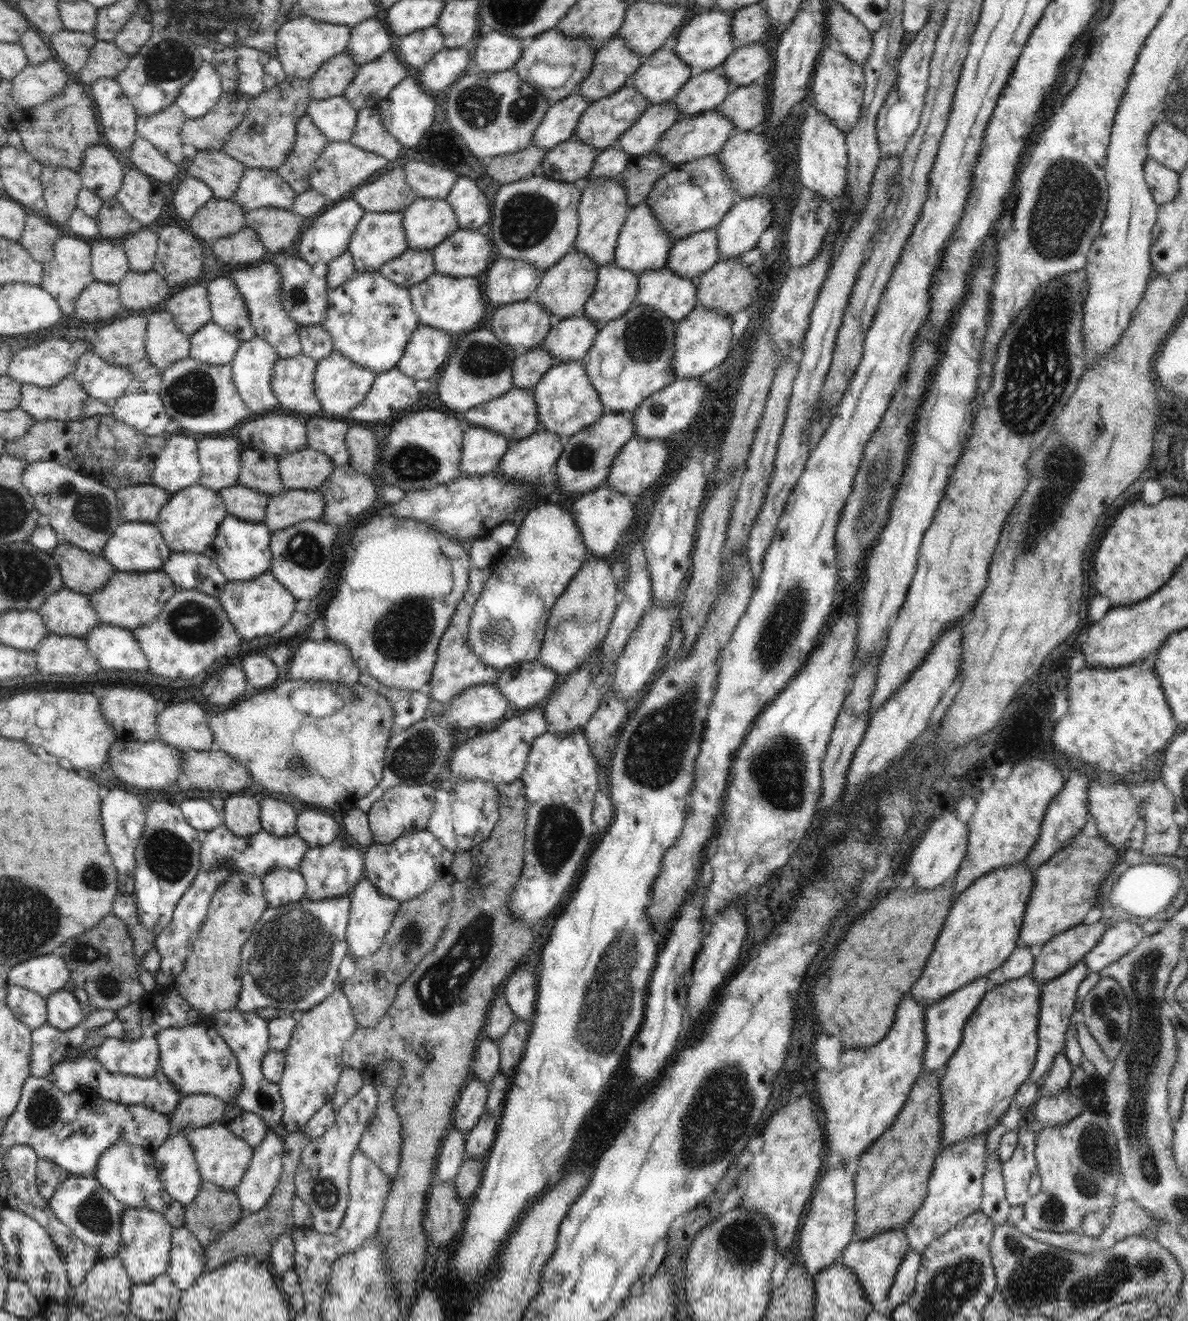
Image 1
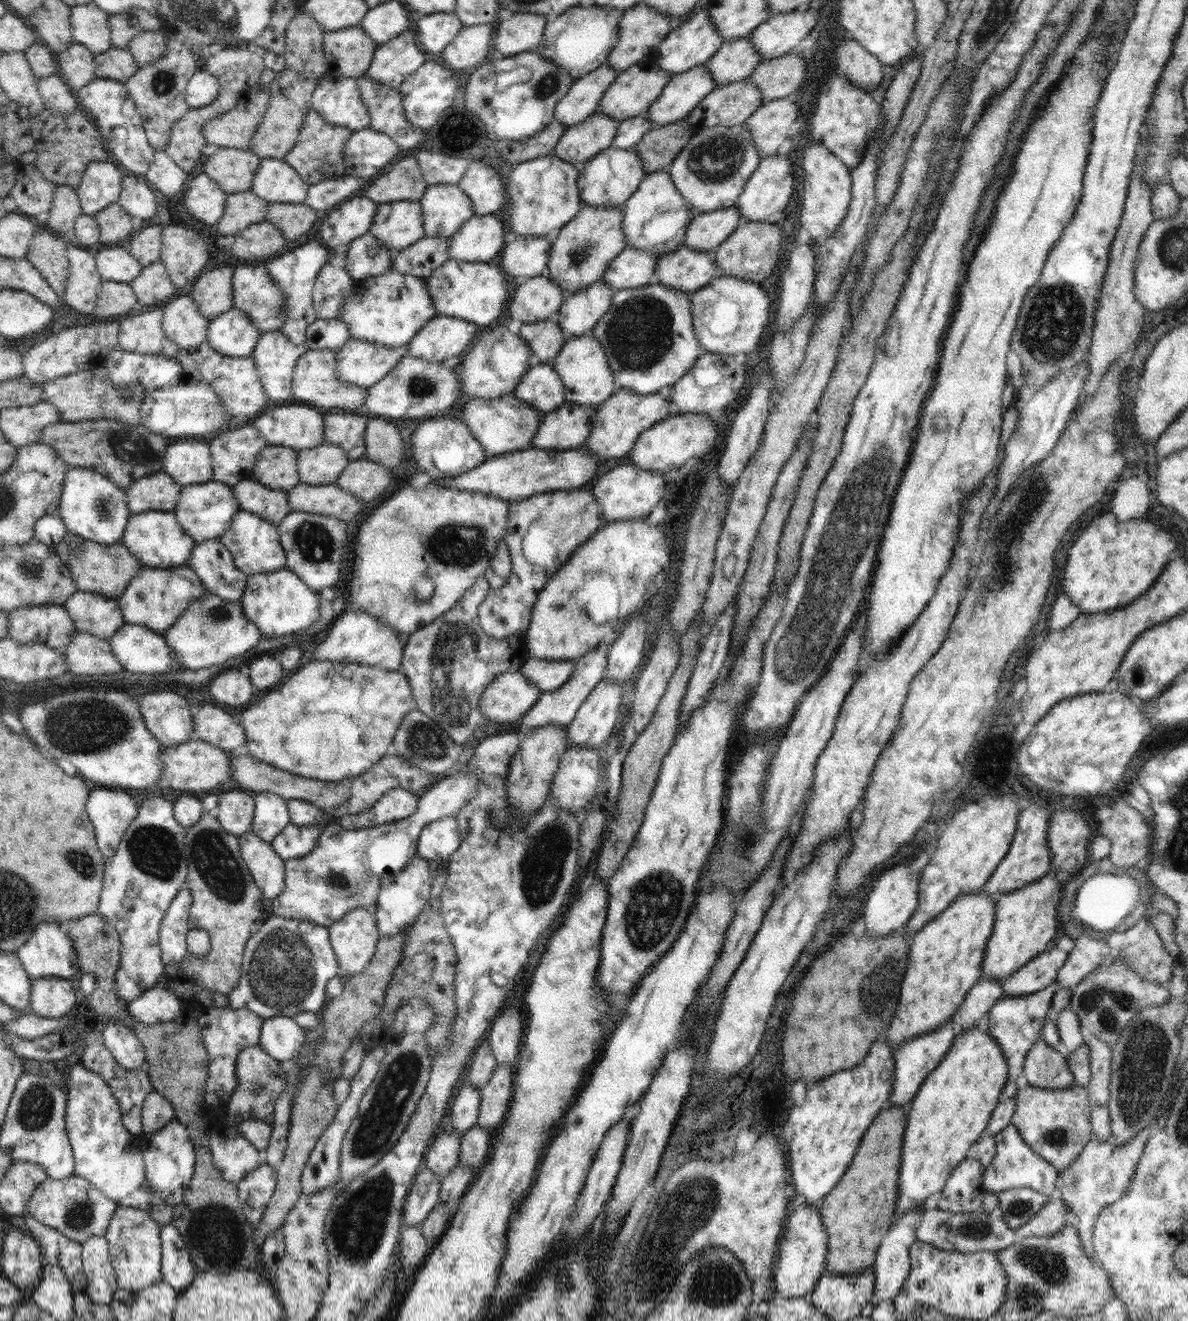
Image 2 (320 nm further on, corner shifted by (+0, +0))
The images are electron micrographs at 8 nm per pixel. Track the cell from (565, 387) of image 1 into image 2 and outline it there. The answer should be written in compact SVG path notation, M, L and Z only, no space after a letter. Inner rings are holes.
M592 334L566 337L564 347L552 363L566 387L566 402L598 408L608 400L607 398L611 398L611 394L618 388L607 356Z

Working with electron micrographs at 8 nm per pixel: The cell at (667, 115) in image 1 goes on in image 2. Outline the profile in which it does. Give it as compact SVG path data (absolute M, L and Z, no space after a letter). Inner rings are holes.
M696 65L672 75L646 113L655 126L675 123L685 119L691 110L712 92L715 82L706 65Z

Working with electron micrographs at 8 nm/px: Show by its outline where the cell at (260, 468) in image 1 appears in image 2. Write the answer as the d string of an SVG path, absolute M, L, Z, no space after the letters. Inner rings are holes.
M266 445L253 470L254 480L288 491L301 482L297 469L297 451L285 446Z

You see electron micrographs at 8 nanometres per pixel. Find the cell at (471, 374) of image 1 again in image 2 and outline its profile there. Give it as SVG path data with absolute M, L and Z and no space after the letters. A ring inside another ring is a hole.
M504 325L494 330L482 331L475 338L470 349L462 355L461 390L470 398L498 398L510 395L520 379L533 365L529 345L517 334L512 334Z

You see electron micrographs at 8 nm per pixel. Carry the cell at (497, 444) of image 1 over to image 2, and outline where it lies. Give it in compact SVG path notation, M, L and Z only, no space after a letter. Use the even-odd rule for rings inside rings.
M513 394L506 395L504 397L489 398L486 400L483 398L471 398L466 403L464 408L464 416L462 420L465 425L471 430L474 438L478 439L478 442L482 445L482 448L488 452L489 456L501 455L504 453L514 452L516 450L526 450L533 446L533 438L536 436L539 424L541 424L542 415L539 415L530 404L518 400Z

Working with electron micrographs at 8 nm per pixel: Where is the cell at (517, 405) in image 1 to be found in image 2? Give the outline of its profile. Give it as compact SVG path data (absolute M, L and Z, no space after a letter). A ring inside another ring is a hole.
M534 361L512 394L543 416L565 402L566 387L552 362Z

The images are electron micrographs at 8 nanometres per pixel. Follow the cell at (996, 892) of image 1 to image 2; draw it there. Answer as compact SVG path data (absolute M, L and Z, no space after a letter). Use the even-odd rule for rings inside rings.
M985 893L962 895L945 908L937 917L927 922L917 933L910 936L907 969L899 996L899 1003L889 1029L884 1037L890 1047L898 1047L915 1036L932 1032L951 1020L951 1016L962 1004L968 990L970 990L982 974L982 959L992 934L995 921L995 908L992 896Z

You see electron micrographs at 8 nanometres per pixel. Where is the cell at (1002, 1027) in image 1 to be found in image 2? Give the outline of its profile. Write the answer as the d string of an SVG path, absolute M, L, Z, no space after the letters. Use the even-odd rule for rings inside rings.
M976 1027L965 1030L955 1036L952 1046L946 1051L938 1066L931 1070L917 1090L907 1107L906 1128L901 1148L901 1165L899 1166L899 1195L895 1214L904 1214L916 1208L921 1202L932 1201L944 1188L950 1173L970 1156L974 1144L983 1136L992 1111L1003 1098L1002 1089L1007 1081L1008 1065L1000 1045L987 1033Z

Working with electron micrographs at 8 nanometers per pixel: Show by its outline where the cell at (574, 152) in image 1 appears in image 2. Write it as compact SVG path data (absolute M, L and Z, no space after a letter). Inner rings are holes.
M594 112L585 121L566 127L554 149L554 155L580 167L584 161L611 146L618 125L618 121L604 113Z

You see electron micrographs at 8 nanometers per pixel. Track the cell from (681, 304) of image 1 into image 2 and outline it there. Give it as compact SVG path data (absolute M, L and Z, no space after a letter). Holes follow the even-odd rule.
M684 244L676 251L659 256L654 280L690 297L706 287L709 281L721 277L720 270L714 264L708 254Z

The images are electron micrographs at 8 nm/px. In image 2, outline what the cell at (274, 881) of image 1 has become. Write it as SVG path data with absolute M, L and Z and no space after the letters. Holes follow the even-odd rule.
M252 830L239 836L241 857L246 861L252 879L266 898L282 894L286 886L284 861L270 843L264 842Z

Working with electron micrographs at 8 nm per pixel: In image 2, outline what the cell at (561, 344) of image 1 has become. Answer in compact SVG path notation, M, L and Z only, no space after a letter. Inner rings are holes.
M602 279L567 296L555 317L566 337L592 334L594 325L607 315L616 290Z

